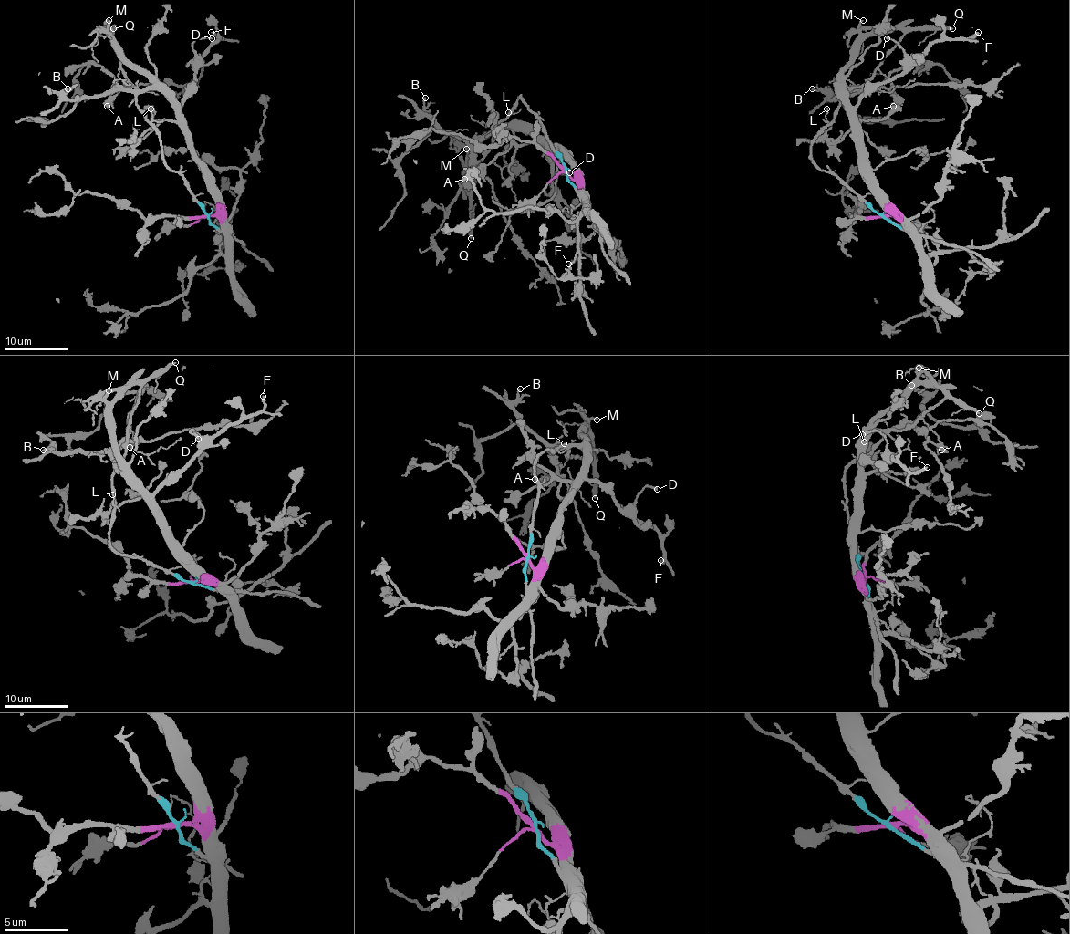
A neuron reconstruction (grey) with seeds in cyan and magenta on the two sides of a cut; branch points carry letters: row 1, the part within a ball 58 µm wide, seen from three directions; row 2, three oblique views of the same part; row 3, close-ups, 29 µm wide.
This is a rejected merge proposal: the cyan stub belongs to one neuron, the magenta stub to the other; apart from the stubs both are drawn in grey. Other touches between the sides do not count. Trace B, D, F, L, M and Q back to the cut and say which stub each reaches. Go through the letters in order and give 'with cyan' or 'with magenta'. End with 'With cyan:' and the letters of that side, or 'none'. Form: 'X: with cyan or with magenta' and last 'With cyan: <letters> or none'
B: with magenta
D: with magenta
F: with magenta
L: with cyan
M: with magenta
Q: with cyan
With cyan: L, Q

